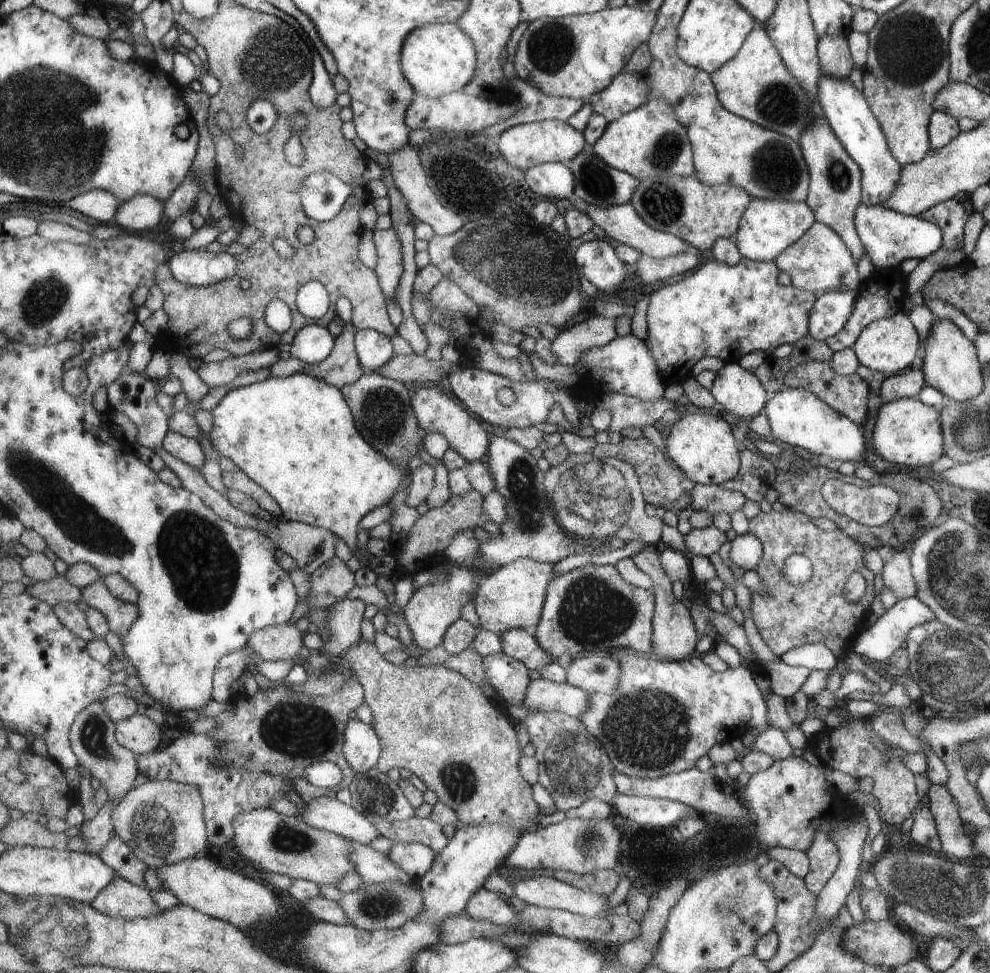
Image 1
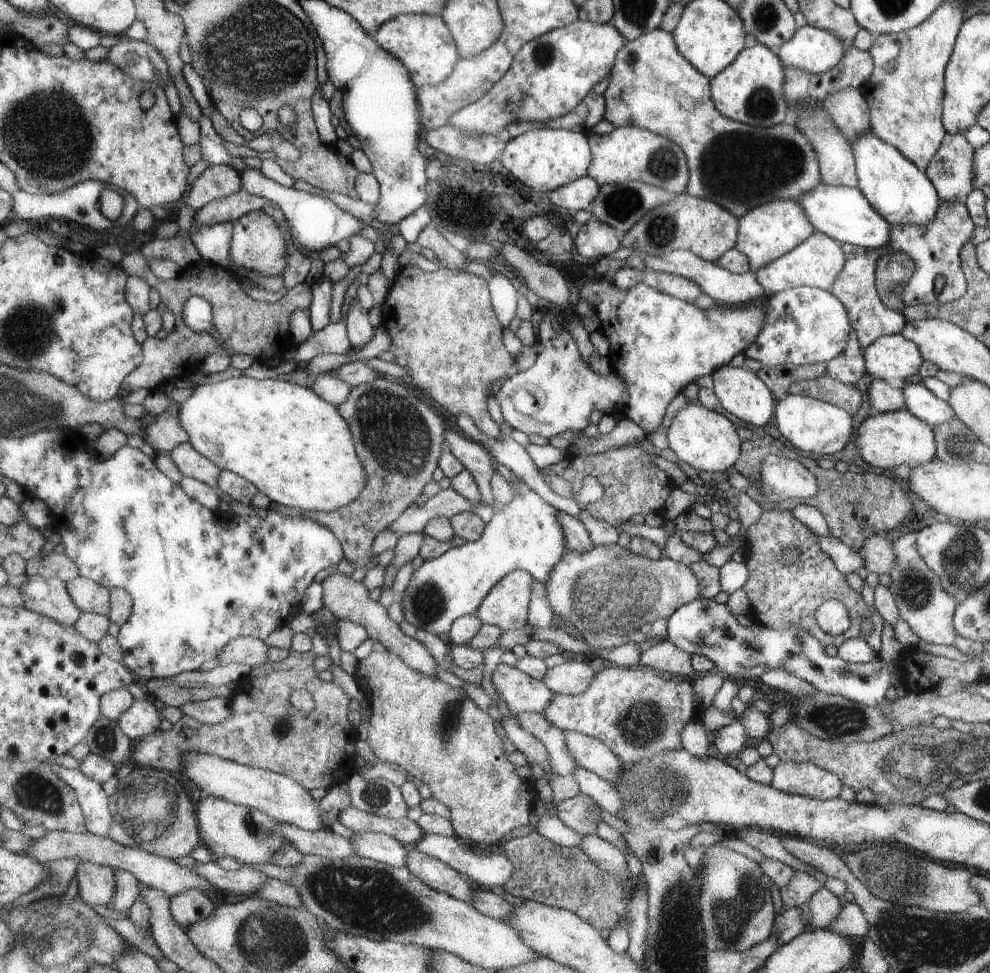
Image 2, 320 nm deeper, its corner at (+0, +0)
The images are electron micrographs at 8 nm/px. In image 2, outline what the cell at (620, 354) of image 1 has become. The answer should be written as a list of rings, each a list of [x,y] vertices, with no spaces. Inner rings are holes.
[[[551,312],[536,329],[537,342],[540,346],[540,354],[536,364],[529,369],[519,372],[512,378],[507,378],[502,387],[497,389],[496,398],[501,407],[505,423],[513,429],[518,429],[526,435],[536,434],[547,439],[558,434],[585,432],[591,423],[591,416],[595,410],[603,415],[615,415],[626,405],[628,398],[625,381],[613,369],[606,376],[601,376],[591,368],[580,352],[578,341],[574,334],[567,328],[567,322],[562,312]],[[558,319],[561,330],[555,330],[553,320]]]

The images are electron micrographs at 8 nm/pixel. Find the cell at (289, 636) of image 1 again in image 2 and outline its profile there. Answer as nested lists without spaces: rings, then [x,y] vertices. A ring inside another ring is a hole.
[[[242,635],[231,640],[218,654],[217,660],[220,665],[242,663],[255,667],[268,662],[267,652],[269,652],[269,646],[263,639]]]

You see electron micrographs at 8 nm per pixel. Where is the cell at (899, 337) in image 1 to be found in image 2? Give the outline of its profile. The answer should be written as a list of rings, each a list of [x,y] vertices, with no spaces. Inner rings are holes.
[[[899,333],[875,339],[863,349],[862,357],[866,372],[884,381],[913,376],[923,362],[918,346]]]

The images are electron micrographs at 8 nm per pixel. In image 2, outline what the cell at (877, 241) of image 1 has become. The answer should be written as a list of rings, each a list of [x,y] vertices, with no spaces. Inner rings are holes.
[[[820,183],[814,191],[799,196],[796,201],[810,218],[815,231],[821,232],[841,244],[873,250],[885,248],[891,242],[892,228],[886,218],[875,212],[870,202],[856,187],[827,186]]]

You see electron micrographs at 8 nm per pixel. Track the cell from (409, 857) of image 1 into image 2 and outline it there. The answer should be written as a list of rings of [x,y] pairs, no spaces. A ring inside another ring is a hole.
[[[359,831],[352,836],[350,842],[360,857],[396,868],[406,866],[407,848],[387,834]]]

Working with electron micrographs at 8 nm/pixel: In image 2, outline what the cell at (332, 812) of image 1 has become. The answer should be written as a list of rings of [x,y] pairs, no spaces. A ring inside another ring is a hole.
[[[191,753],[185,756],[183,772],[202,795],[208,794],[238,805],[259,809],[279,823],[288,823],[305,831],[327,828],[321,820],[322,809],[319,809],[318,802],[311,796],[310,790],[292,777],[221,759],[208,753]]]

